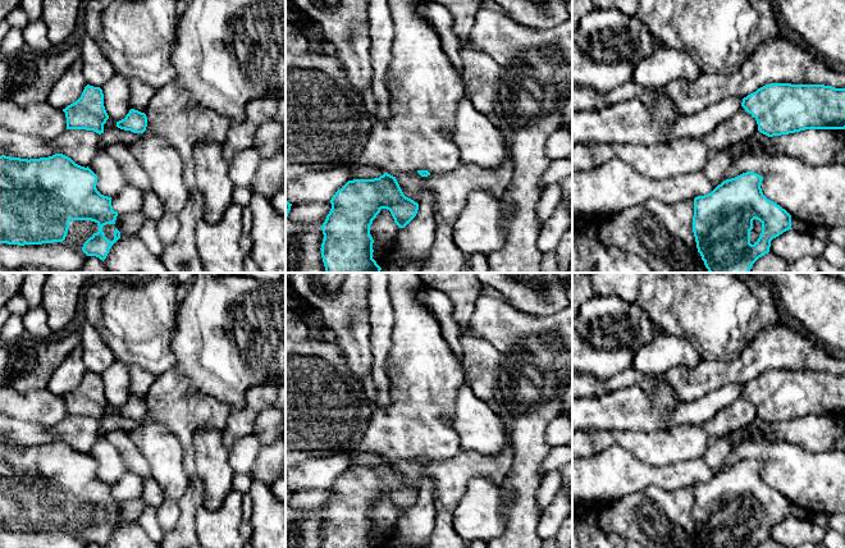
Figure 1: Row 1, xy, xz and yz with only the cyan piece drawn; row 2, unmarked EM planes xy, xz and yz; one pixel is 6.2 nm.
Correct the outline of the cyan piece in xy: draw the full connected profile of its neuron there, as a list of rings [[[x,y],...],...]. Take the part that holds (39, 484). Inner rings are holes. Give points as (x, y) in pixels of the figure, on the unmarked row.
[[[63,440],[29,447],[1,442],[0,530],[24,533],[64,528],[69,534],[104,548],[111,533],[120,525],[120,519],[115,515],[118,499],[113,497],[111,484],[101,481],[96,471],[97,462],[88,453],[81,453]]]

